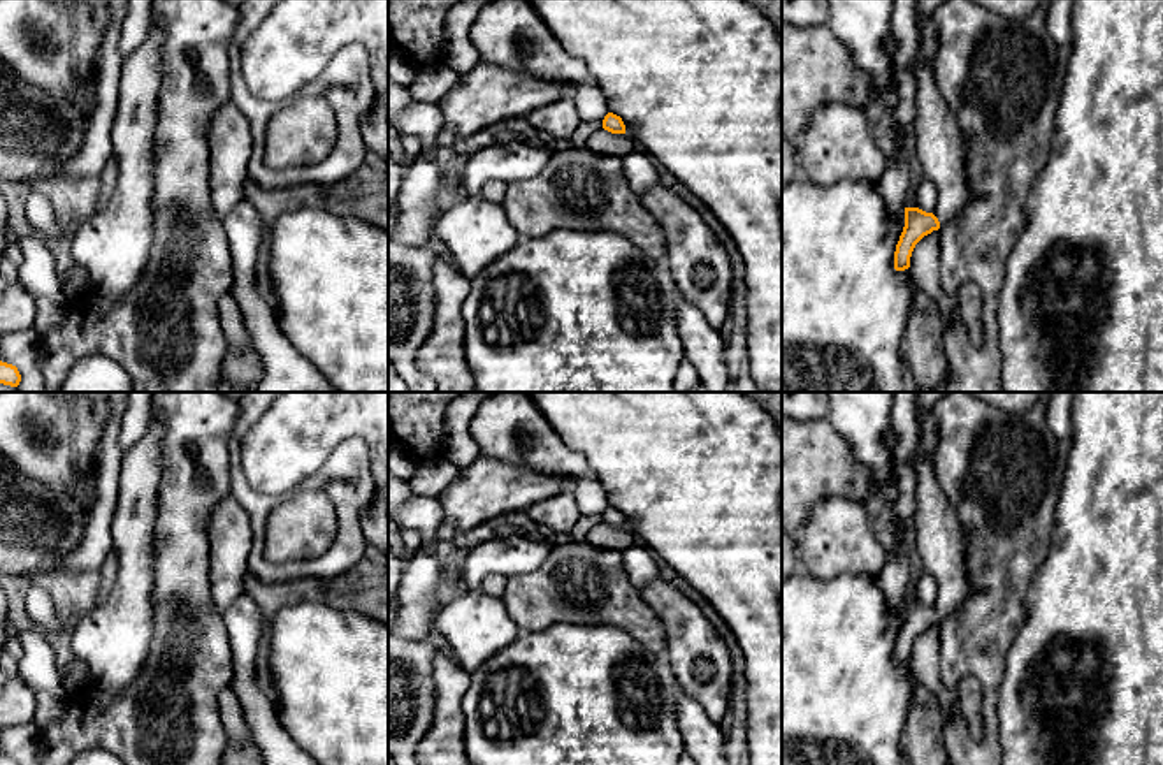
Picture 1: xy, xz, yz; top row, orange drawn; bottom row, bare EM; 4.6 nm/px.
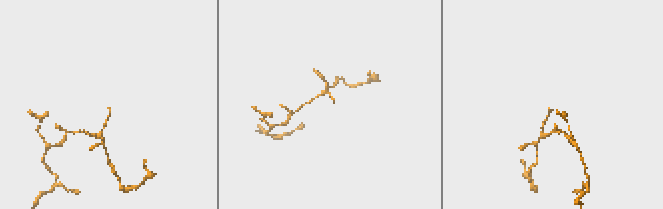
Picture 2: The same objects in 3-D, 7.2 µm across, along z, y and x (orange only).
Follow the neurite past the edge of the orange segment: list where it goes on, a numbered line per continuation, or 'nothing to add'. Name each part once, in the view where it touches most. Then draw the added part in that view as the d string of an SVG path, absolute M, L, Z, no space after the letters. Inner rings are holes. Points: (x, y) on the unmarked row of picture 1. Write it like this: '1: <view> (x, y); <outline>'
1: yz (942, 544); M919 452L912 459L912 468L915 471L917 552L924 561L926 573L936 580L938 596L933 608L942 623L973 593L966 565L968 540L957 512L936 482L931 461Z

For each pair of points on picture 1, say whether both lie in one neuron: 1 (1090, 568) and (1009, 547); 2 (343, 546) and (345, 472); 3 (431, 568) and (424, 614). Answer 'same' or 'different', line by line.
1: different
2: same
3: same

